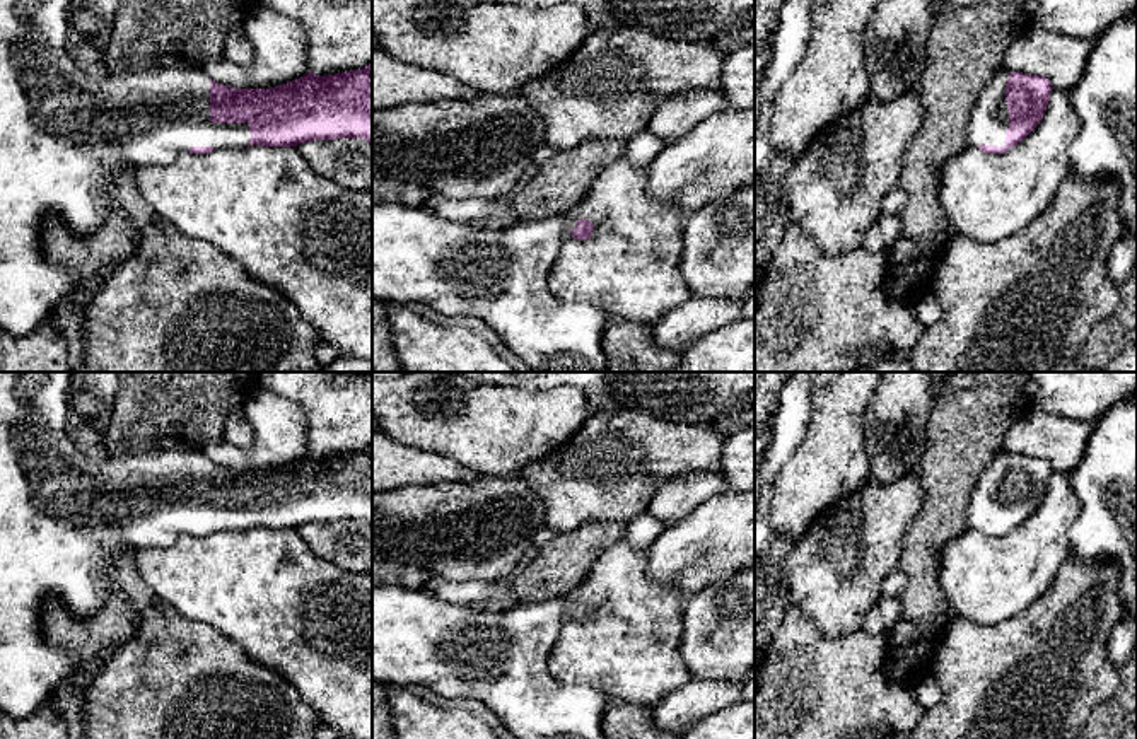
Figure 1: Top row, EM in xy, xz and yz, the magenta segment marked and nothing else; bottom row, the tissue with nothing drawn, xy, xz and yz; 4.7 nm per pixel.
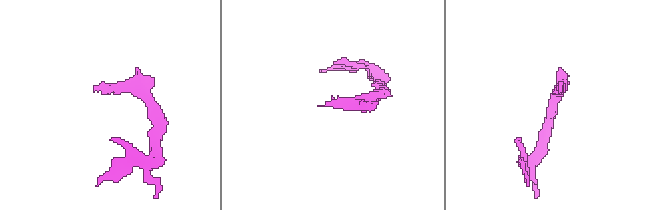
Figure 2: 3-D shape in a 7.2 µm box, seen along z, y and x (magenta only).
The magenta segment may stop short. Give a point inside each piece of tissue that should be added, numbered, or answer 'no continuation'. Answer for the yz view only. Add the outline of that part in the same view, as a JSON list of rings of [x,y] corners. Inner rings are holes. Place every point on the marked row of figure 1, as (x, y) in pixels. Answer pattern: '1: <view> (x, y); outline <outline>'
1: yz (989, 122); outline [[[997,72],[985,85],[975,109],[966,123],[966,140],[971,147],[1006,145],[1006,131],[1009,128],[1009,109],[1006,102],[1006,84],[1009,73]]]

